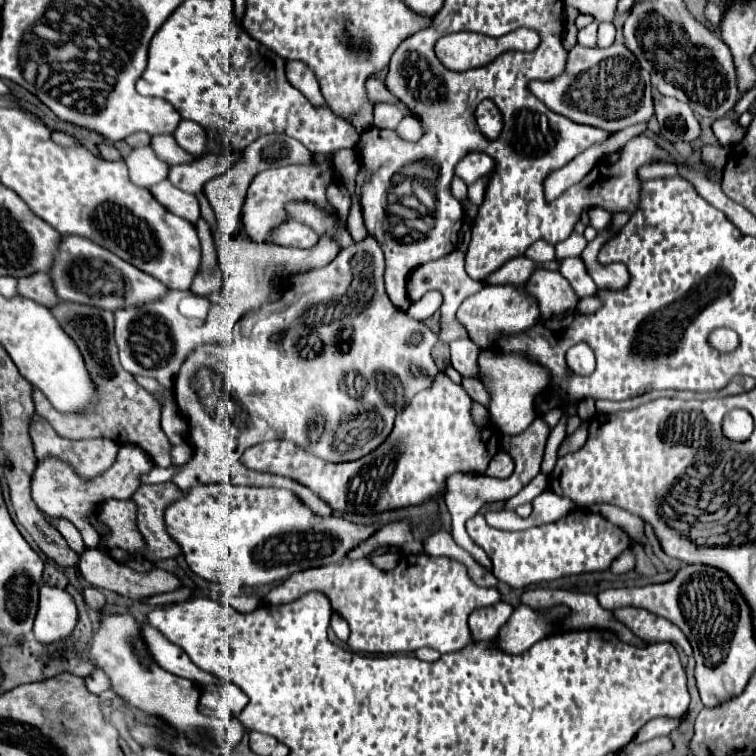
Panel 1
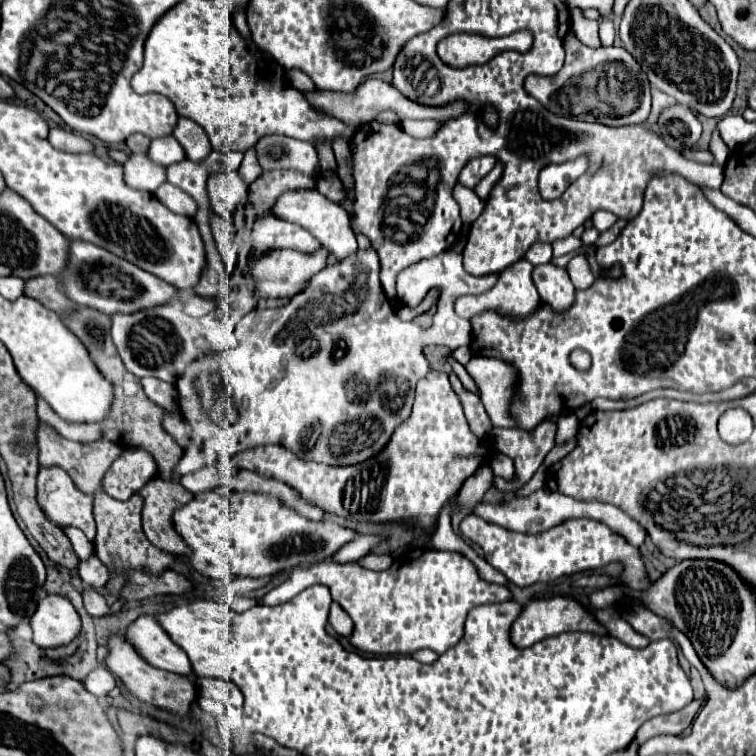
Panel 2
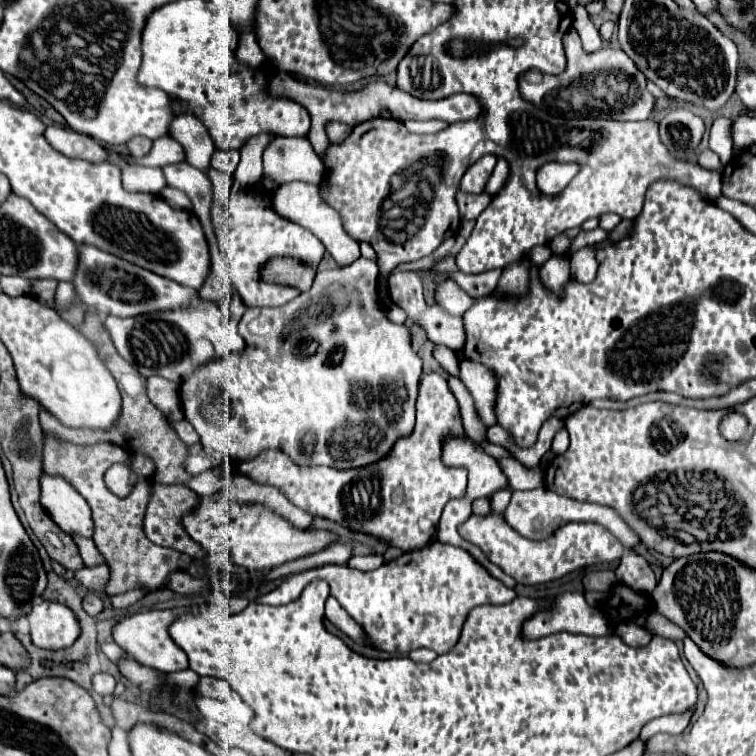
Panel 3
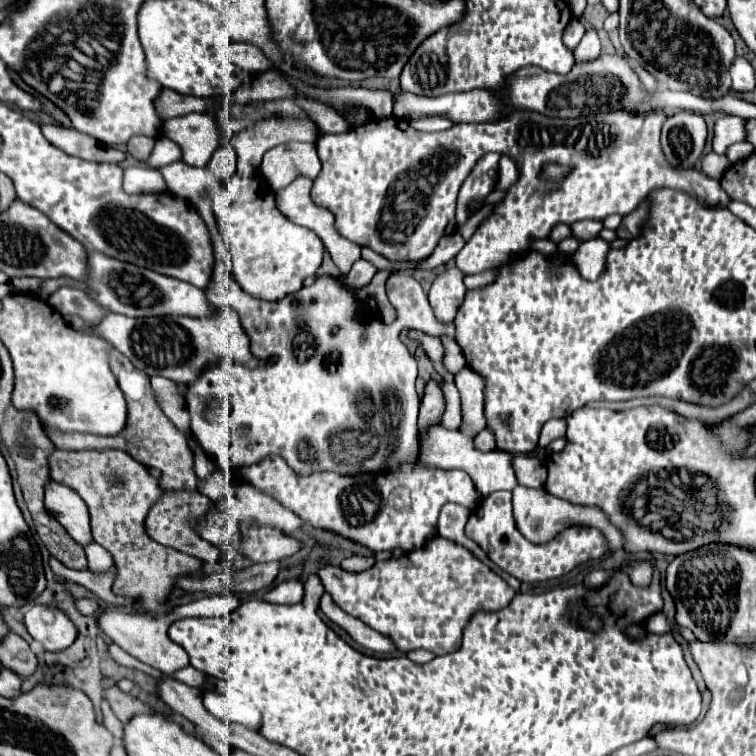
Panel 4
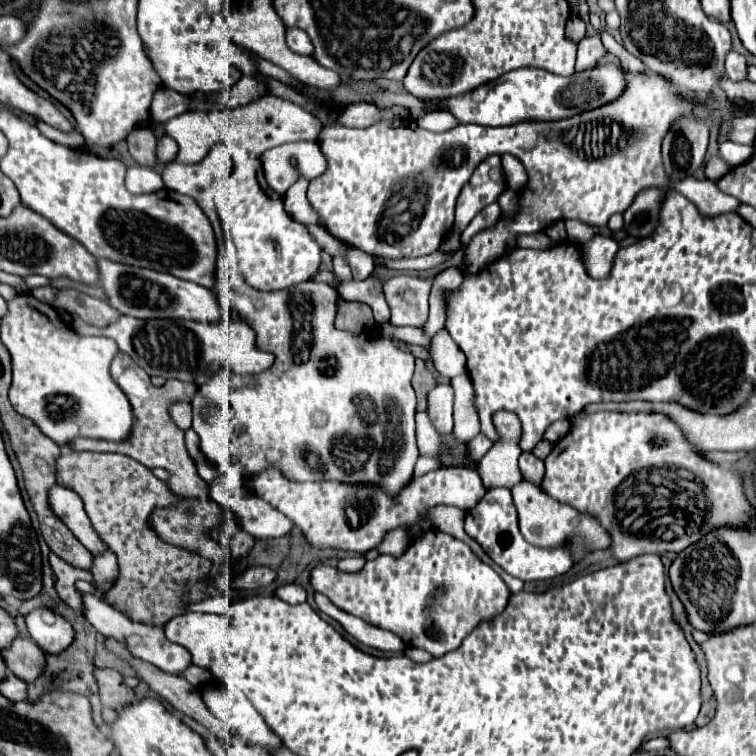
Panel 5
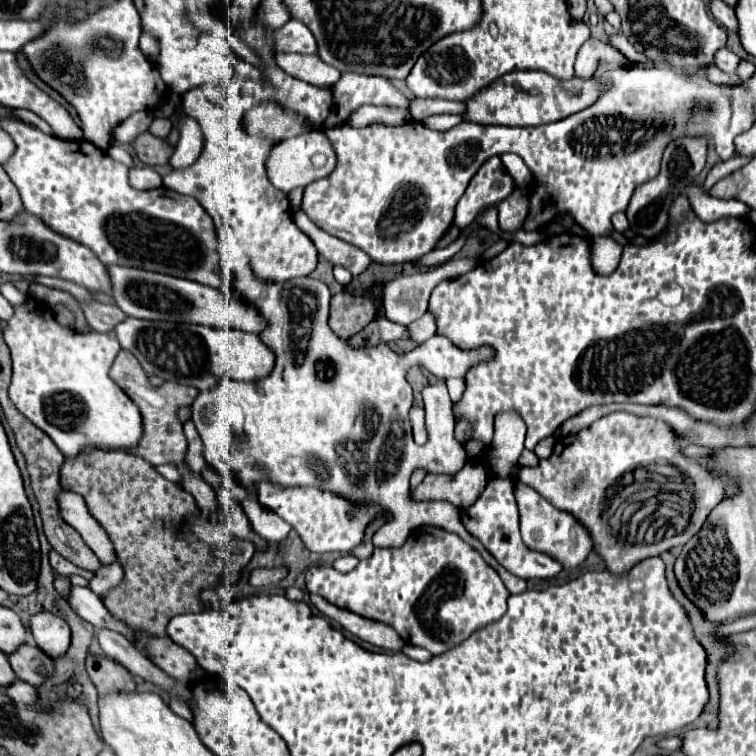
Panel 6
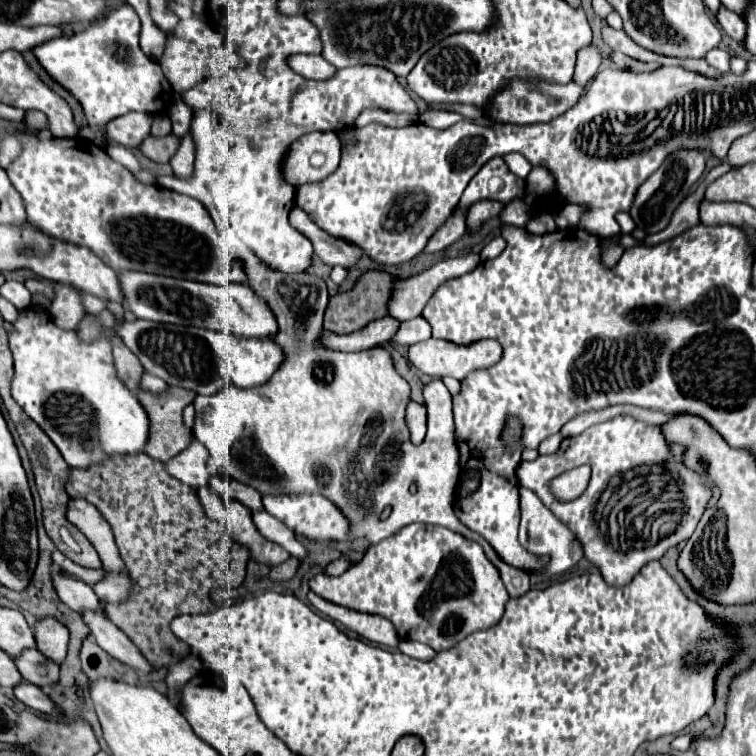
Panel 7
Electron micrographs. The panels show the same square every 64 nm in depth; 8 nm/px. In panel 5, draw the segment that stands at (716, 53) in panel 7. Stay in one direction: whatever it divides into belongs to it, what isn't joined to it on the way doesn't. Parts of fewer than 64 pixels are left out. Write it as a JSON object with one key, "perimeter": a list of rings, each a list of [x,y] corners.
{"perimeter":[[[730,52],[726,56],[726,76],[732,80],[732,82],[742,82],[746,80],[746,58],[740,56],[738,52]]]}

